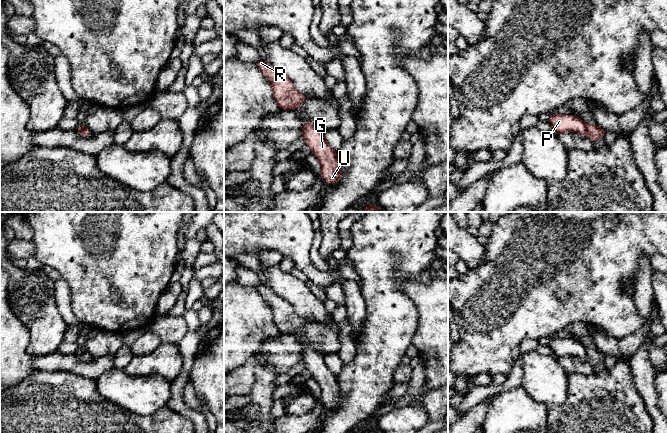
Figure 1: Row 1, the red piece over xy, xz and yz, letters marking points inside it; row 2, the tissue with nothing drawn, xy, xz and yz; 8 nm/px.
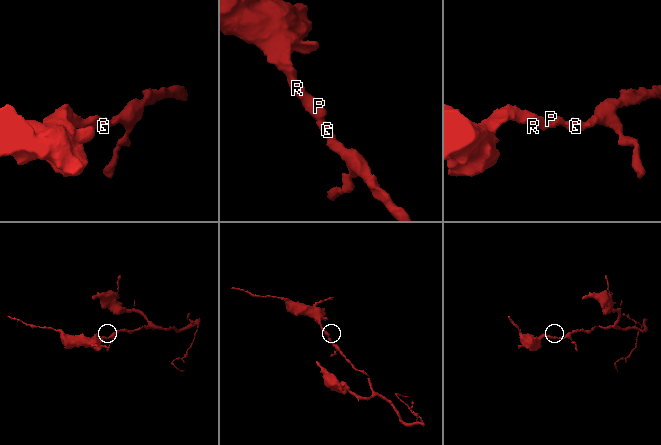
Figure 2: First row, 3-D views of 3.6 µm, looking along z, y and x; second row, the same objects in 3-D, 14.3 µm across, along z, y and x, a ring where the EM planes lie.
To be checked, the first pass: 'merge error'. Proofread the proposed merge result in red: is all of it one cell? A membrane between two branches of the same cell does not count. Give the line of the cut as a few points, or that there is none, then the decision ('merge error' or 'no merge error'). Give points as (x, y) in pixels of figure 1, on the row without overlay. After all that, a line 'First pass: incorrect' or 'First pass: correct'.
no cut | no merge error
First pass: incorrect

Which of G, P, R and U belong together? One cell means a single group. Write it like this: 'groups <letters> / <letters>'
groups G P R U

